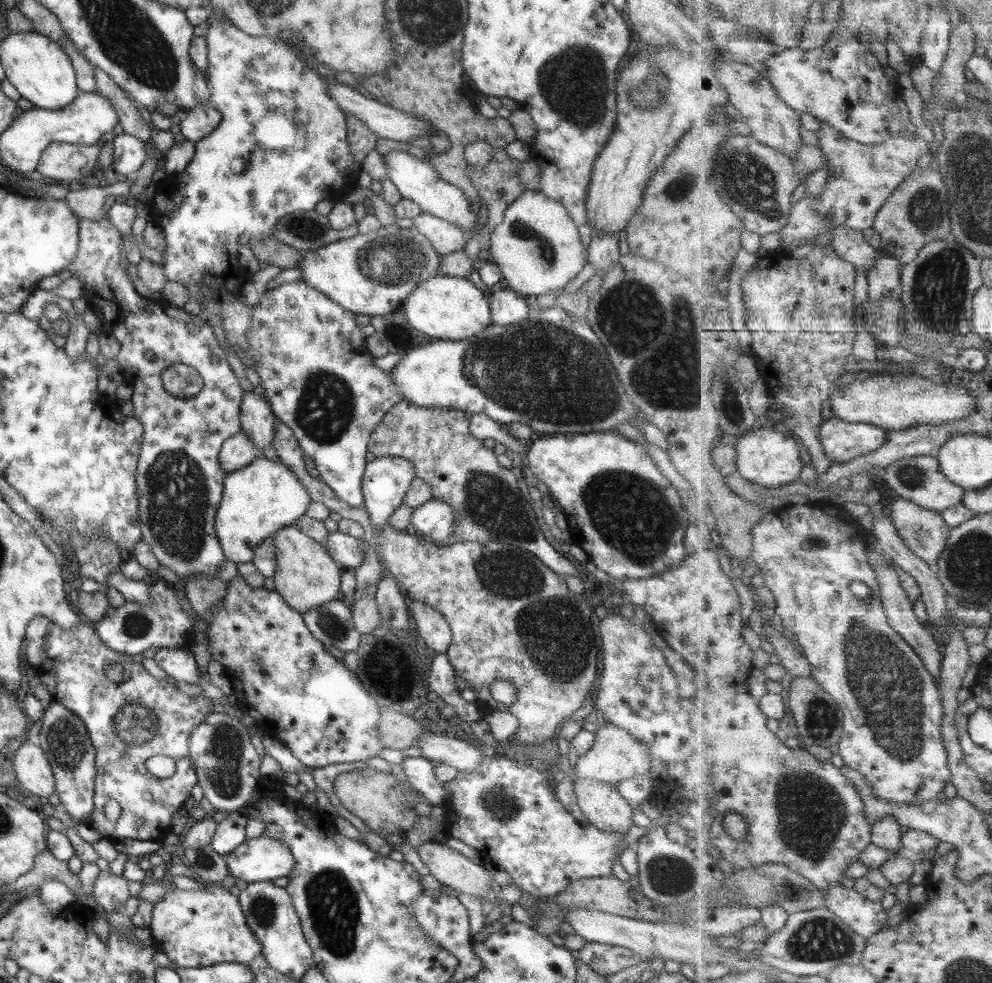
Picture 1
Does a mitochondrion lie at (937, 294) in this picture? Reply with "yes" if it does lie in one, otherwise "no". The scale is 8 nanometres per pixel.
yes

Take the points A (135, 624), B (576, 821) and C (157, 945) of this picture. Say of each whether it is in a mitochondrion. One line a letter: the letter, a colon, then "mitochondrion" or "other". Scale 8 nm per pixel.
A: mitochondrion
B: other
C: other

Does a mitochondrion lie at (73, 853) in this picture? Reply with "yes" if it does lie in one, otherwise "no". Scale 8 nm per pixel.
no

